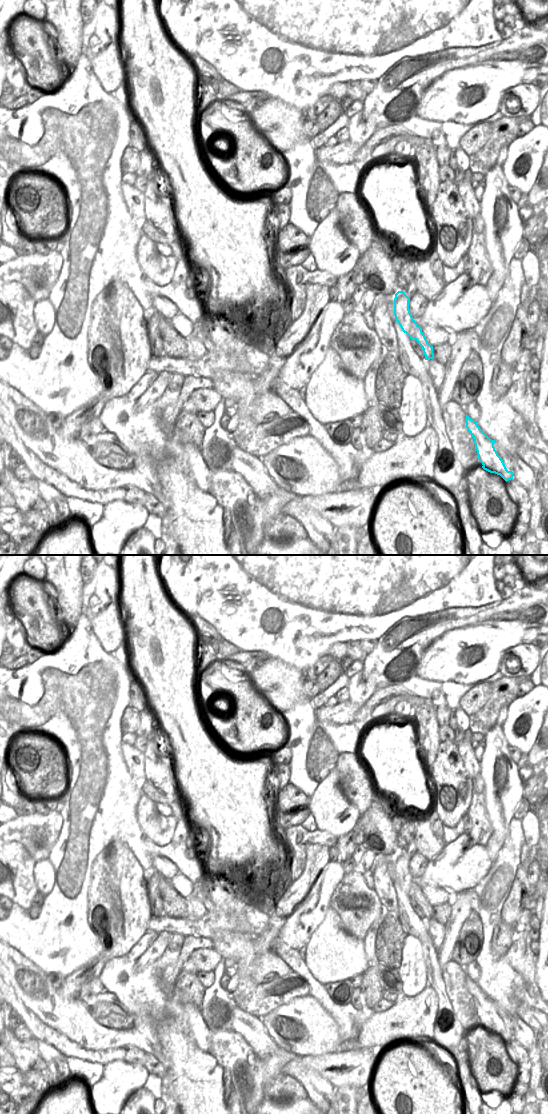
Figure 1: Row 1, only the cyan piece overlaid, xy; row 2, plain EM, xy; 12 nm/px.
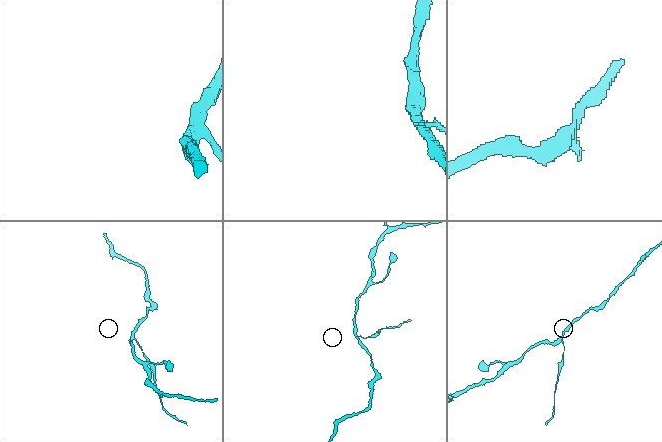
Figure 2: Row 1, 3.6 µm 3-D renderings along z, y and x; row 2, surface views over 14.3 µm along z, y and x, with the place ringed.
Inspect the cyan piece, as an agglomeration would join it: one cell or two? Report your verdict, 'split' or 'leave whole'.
split

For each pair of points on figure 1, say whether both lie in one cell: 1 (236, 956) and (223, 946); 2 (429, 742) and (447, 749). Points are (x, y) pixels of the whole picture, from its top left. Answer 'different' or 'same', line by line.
1: same
2: different

